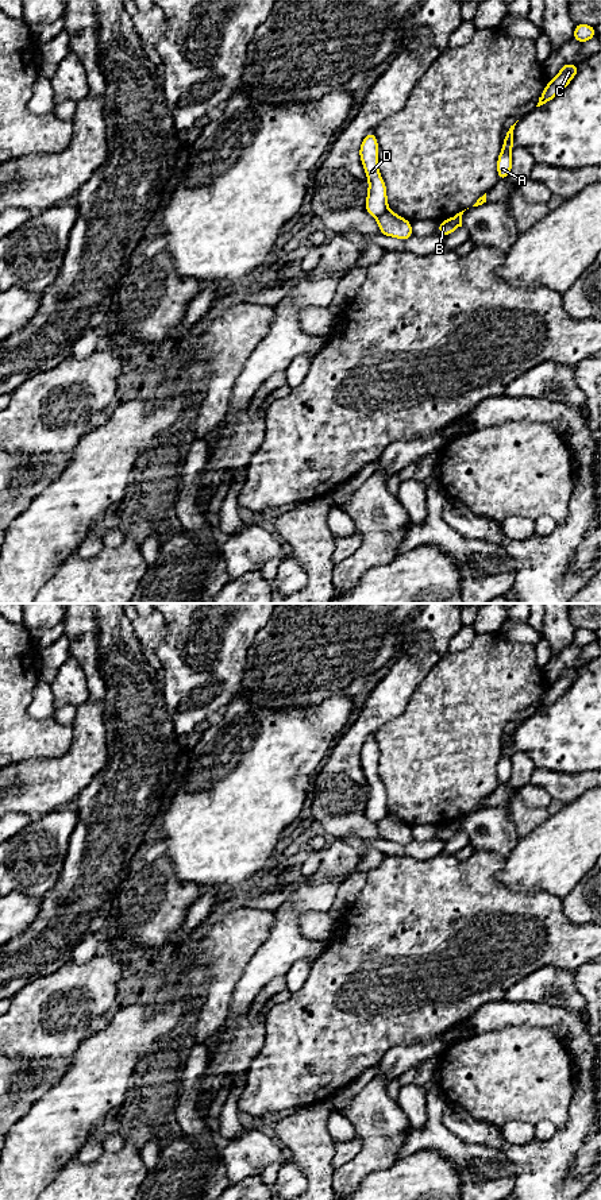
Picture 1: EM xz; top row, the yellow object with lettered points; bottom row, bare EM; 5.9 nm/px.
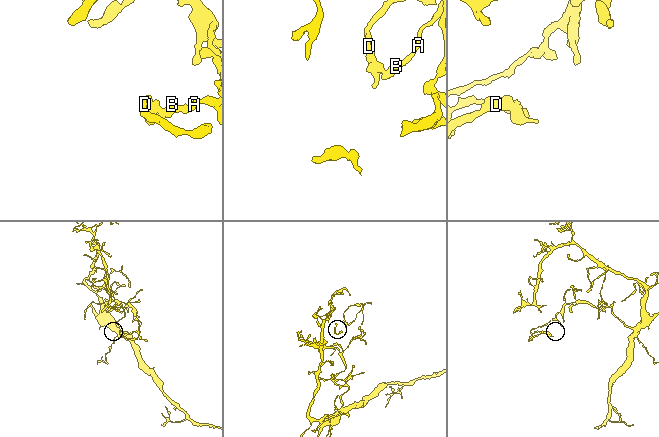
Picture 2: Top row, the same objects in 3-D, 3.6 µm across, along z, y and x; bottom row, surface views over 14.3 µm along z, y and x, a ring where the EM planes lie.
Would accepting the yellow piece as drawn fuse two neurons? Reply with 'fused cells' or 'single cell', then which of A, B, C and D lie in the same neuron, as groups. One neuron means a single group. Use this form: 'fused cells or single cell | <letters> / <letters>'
fused cells | A B C / D

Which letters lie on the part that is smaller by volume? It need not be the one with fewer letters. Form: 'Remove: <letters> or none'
Remove: D

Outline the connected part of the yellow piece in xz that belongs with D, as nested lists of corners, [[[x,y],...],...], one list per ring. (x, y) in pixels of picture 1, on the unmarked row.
[[[370,736],[362,745],[359,752],[359,761],[369,786],[369,795],[366,802],[366,817],[378,822],[389,815],[386,790],[378,776],[378,746],[373,736]]]

